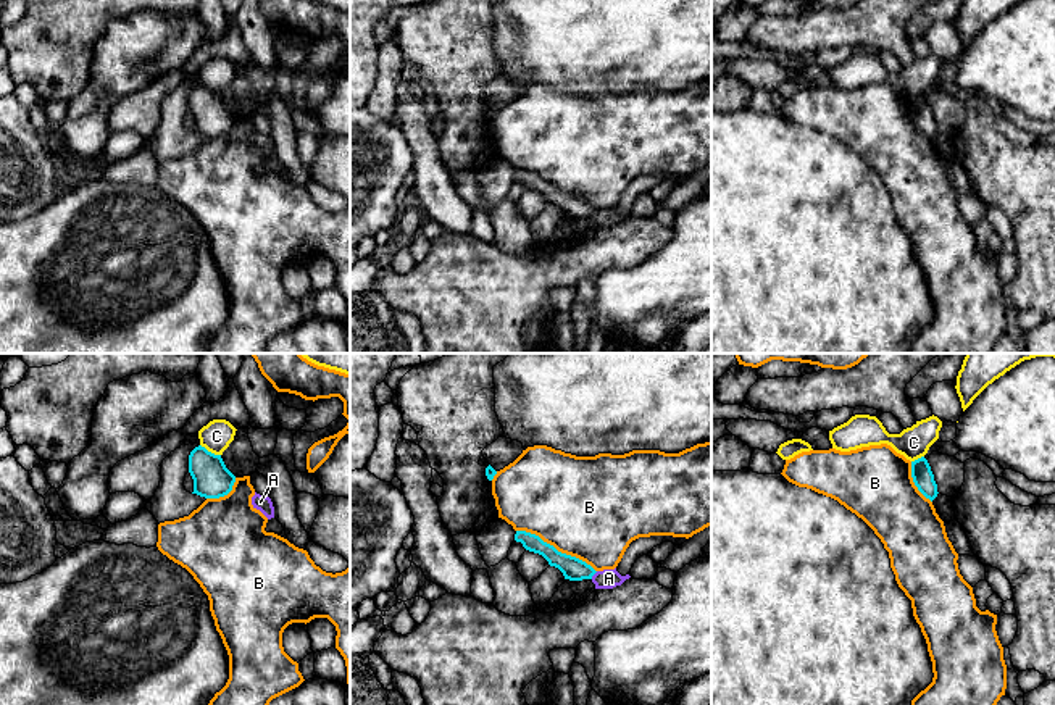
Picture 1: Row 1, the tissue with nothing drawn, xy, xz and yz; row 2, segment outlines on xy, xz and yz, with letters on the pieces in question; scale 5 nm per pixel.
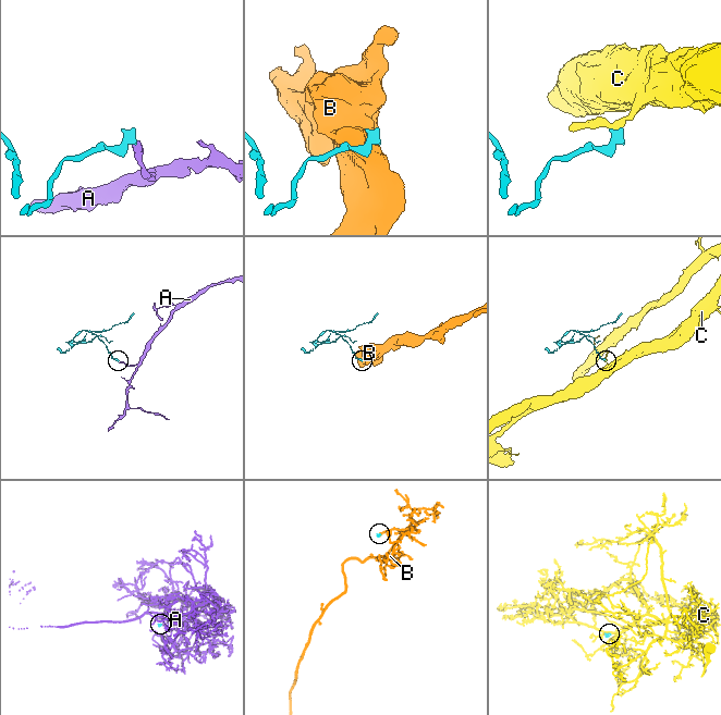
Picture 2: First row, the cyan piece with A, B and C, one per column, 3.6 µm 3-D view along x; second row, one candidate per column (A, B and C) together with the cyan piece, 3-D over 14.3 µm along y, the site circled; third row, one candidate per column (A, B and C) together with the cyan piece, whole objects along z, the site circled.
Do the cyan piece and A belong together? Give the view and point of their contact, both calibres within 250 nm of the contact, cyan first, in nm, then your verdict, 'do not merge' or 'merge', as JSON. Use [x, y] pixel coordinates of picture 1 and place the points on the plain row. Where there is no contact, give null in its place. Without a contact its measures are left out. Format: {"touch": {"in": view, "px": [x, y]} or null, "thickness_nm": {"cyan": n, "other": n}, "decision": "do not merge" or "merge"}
{"touch": {"in": "xz", "px": [594, 212]}, "thickness_nm": {"cyan": 120, "other": 100}, "decision": "do not merge"}

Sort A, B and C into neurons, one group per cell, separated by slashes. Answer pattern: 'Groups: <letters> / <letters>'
Groups: A / B / C

